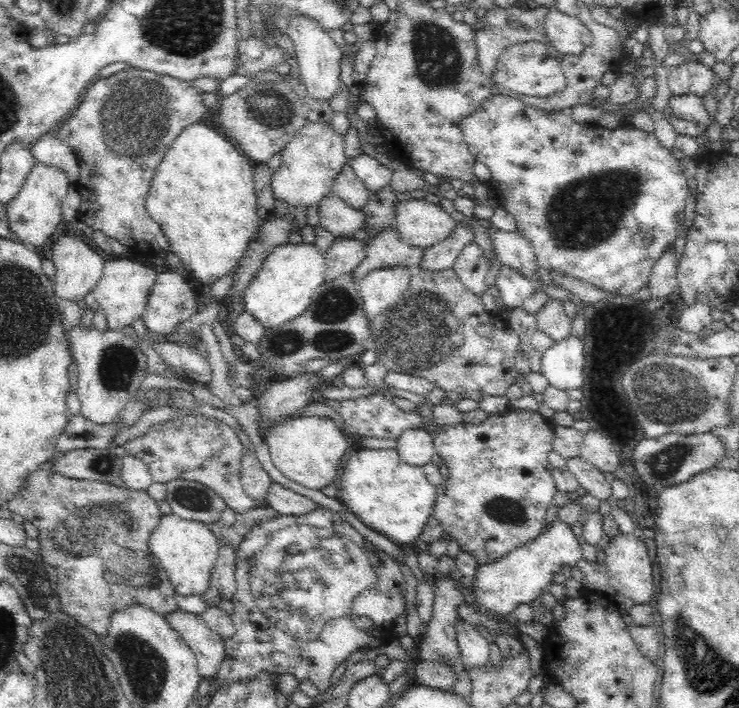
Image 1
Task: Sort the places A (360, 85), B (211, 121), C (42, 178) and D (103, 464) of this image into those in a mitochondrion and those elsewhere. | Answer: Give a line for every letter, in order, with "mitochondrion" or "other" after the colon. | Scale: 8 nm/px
A: other
B: other
C: other
D: mitochondrion

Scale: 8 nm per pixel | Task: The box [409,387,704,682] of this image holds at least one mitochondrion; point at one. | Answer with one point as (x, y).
(665, 463)

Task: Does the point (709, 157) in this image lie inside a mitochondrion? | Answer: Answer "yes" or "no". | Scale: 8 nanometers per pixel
no

